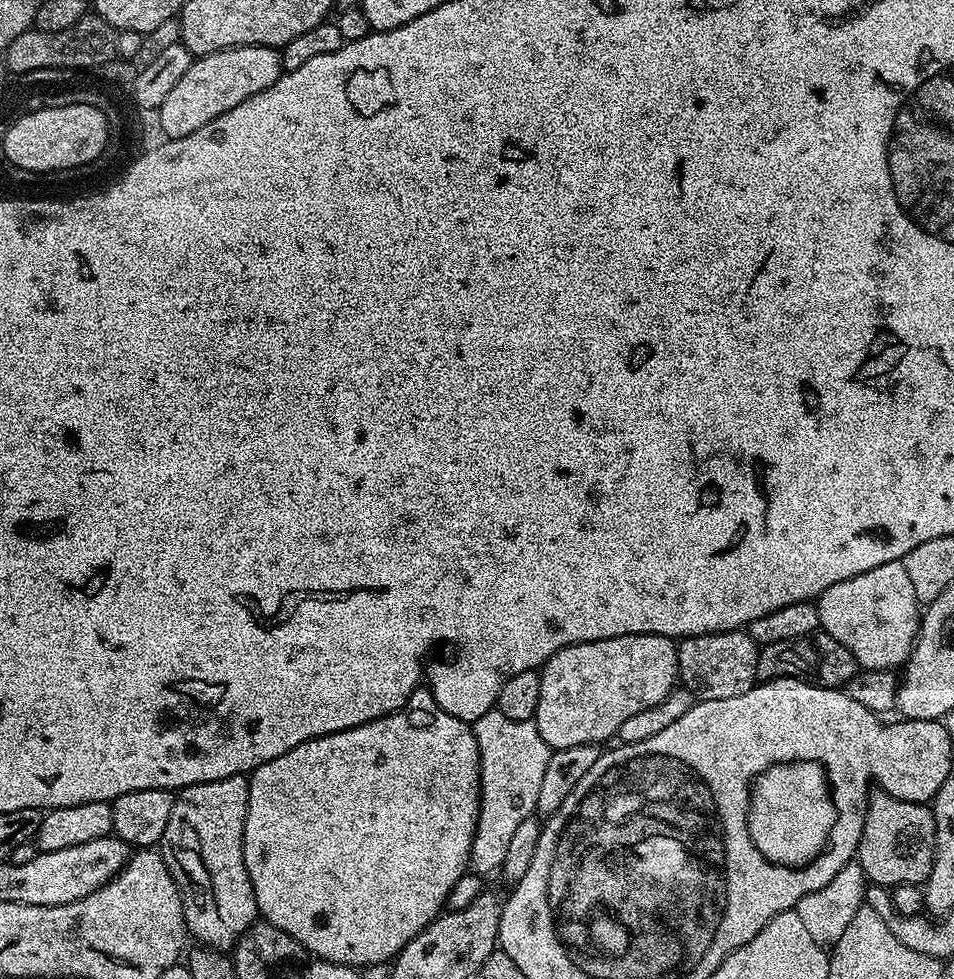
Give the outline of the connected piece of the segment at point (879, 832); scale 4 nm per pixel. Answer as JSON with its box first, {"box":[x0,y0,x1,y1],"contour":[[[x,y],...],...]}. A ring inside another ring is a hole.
{"box":[858,791,936,885],"contour":[[[873,791],[864,815],[858,863],[873,885],[923,885],[936,857],[936,819],[927,803]]]}

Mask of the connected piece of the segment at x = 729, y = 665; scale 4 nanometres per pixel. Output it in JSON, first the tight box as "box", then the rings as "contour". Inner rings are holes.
{"box":[676,631,760,701],"contour":[[[747,631],[711,632],[701,636],[685,636],[679,641],[676,653],[678,654],[678,670],[680,671],[679,683],[683,687],[689,688],[696,695],[697,701],[738,698],[738,694],[746,694],[746,690],[750,690],[758,683],[756,675],[758,674],[760,648]]]}

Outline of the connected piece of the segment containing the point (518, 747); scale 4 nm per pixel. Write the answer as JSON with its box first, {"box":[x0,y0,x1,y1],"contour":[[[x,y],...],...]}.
{"box":[471,711,553,874],"contour":[[[490,711],[472,724],[472,733],[480,751],[480,813],[472,843],[471,871],[477,874],[503,869],[506,849],[518,830],[518,822],[536,812],[538,789],[546,762],[553,749],[538,734],[532,720],[506,718],[506,714]]]}

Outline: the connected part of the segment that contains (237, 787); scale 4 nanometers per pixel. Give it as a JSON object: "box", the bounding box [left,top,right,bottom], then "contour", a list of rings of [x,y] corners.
{"box":[158,776,258,950],"contour":[[[231,776],[205,784],[195,784],[175,793],[170,822],[158,845],[160,857],[166,862],[170,874],[180,891],[184,926],[197,945],[228,950],[236,939],[258,918],[254,886],[244,861],[244,827],[248,809],[248,776]]]}

